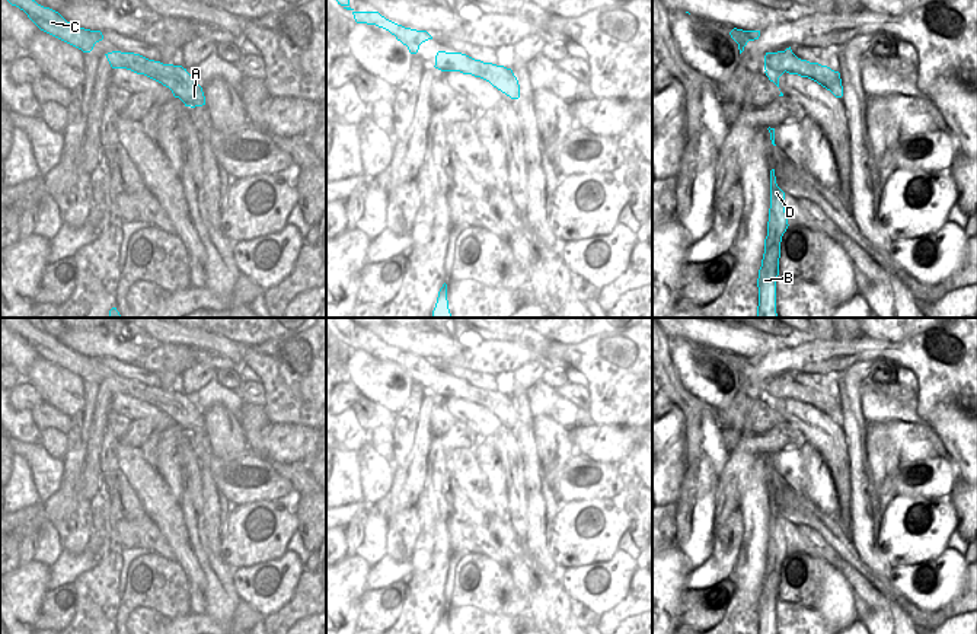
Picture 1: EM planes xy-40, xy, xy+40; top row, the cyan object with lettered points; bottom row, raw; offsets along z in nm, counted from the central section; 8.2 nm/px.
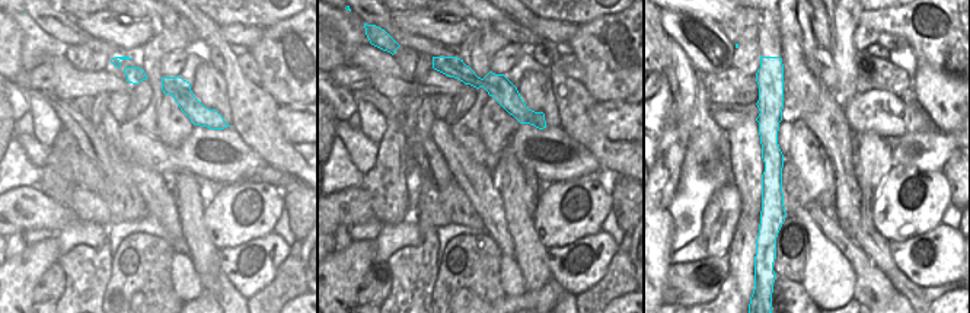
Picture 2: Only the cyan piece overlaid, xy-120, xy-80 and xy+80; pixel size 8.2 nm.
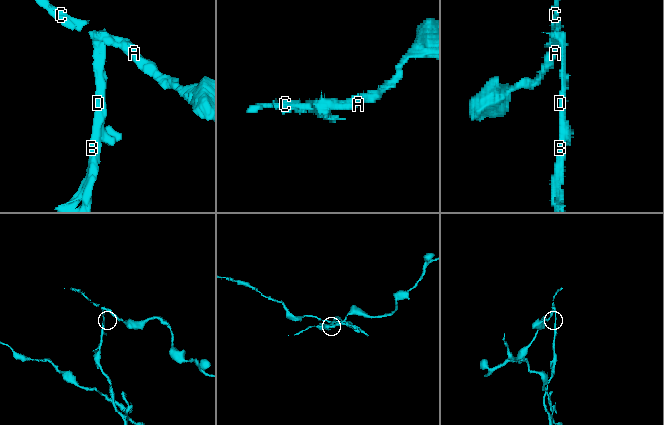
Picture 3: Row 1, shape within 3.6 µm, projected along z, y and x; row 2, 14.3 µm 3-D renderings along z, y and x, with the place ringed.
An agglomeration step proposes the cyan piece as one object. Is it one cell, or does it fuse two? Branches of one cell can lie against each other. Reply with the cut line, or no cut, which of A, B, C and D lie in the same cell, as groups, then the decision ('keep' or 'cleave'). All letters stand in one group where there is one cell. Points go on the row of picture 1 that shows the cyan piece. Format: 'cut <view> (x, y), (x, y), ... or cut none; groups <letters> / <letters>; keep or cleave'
cut xy+40 (766, 69), (784, 72); groups A C / B D; cleave

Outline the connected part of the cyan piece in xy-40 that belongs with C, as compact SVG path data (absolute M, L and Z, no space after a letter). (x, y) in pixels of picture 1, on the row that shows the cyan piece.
M7 0L12 6L23 10L28 17L44 32L90 52L96 42L103 39L100 31L79 28L67 22L58 12L38 4L35 0Z

